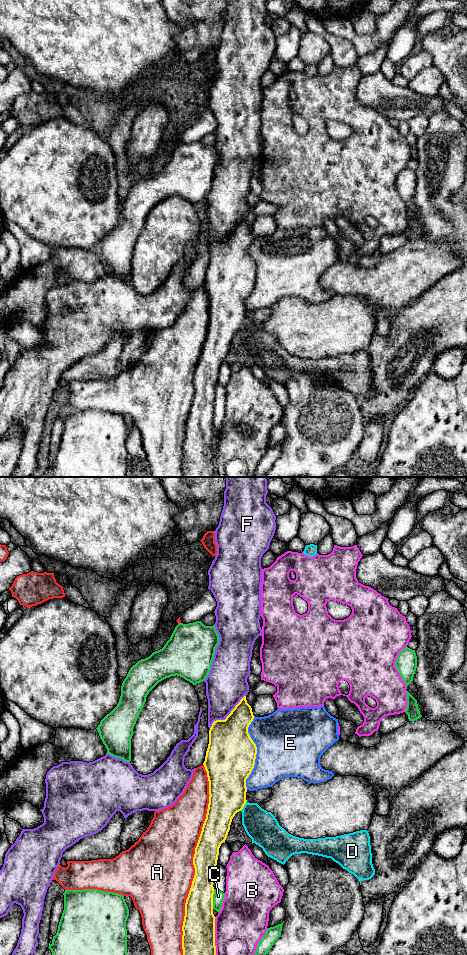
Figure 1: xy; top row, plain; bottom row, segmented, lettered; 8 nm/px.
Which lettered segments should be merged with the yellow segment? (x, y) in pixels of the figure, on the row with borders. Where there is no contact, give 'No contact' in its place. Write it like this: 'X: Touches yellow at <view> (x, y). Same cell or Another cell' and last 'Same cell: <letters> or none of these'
A: Touches yellow at xy (193, 859). Another cell
B: Touches yellow at xy (214, 936). Another cell
C: Touches yellow at xy (212, 899). Another cell
D: Touches yellow at xy (243, 806). Another cell
E: Touches yellow at xy (256, 753). Another cell
F: Touches yellow at xy (227, 716). Another cell
Same cell: none of these

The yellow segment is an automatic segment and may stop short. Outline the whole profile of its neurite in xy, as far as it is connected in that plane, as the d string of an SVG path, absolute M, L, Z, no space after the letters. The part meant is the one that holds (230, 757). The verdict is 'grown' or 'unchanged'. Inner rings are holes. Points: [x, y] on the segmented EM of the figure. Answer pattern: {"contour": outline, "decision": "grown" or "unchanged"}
{"contour": "M246 696L225 720L216 720L209 730L203 763L209 781L209 804L195 848L195 875L185 903L182 926L183 955L216 955L213 882L219 848L225 842L233 817L246 804L246 779L257 754L248 733L254 719Z", "decision": "unchanged"}

